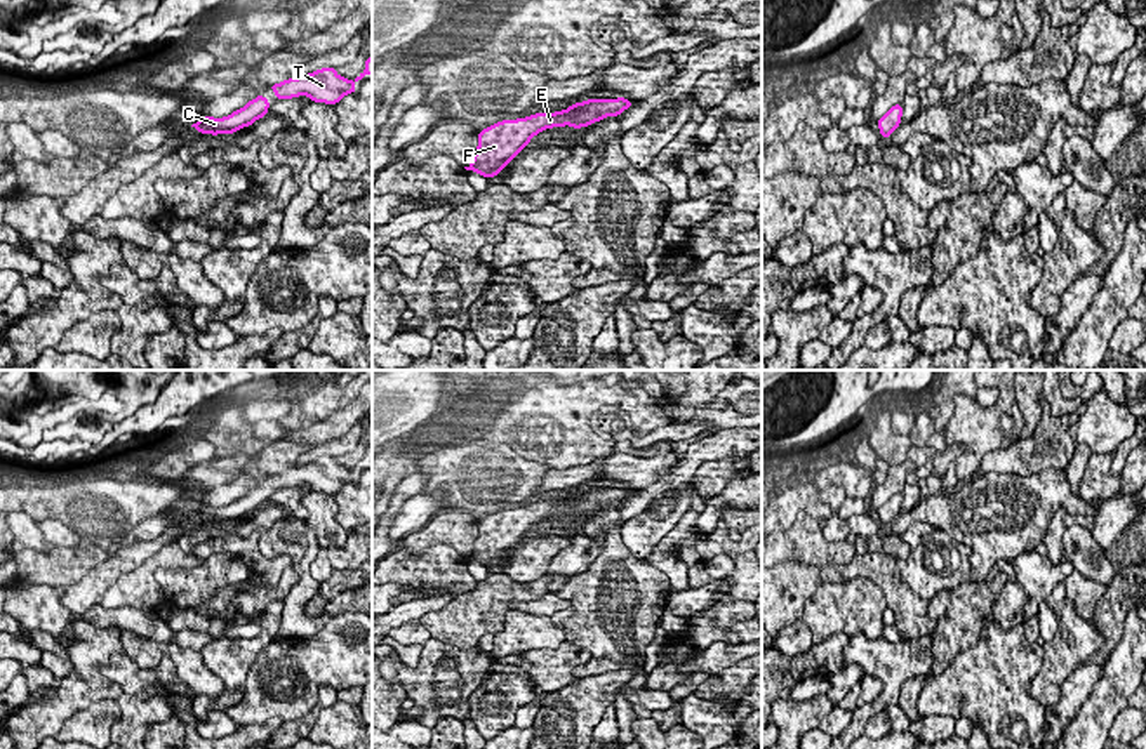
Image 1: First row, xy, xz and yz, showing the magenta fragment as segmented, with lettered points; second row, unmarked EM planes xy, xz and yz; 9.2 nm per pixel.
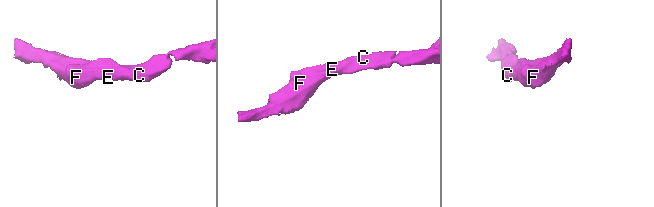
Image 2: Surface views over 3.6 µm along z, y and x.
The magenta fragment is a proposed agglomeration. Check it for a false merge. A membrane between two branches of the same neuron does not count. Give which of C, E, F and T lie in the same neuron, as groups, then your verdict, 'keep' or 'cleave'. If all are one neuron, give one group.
C E F T | keep

